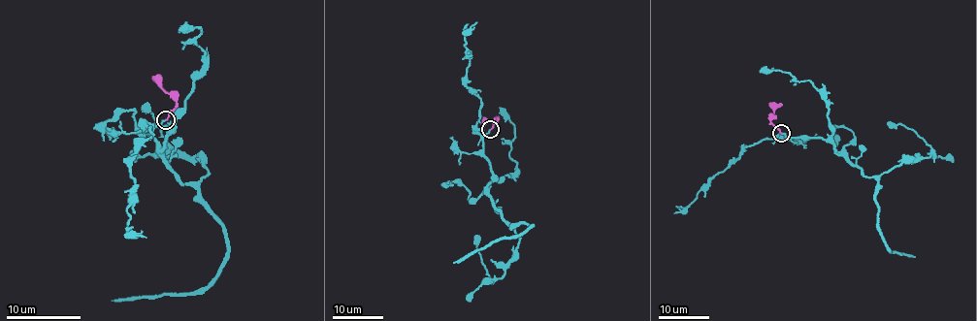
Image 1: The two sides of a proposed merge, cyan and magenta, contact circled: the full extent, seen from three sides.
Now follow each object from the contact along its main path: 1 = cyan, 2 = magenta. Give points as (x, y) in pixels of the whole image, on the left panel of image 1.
1: (166, 119), (154, 125), (168, 131), (168, 166), (222, 226), (227, 260), (188, 293), (112, 301)
2: (166, 119), (175, 101), (152, 77)

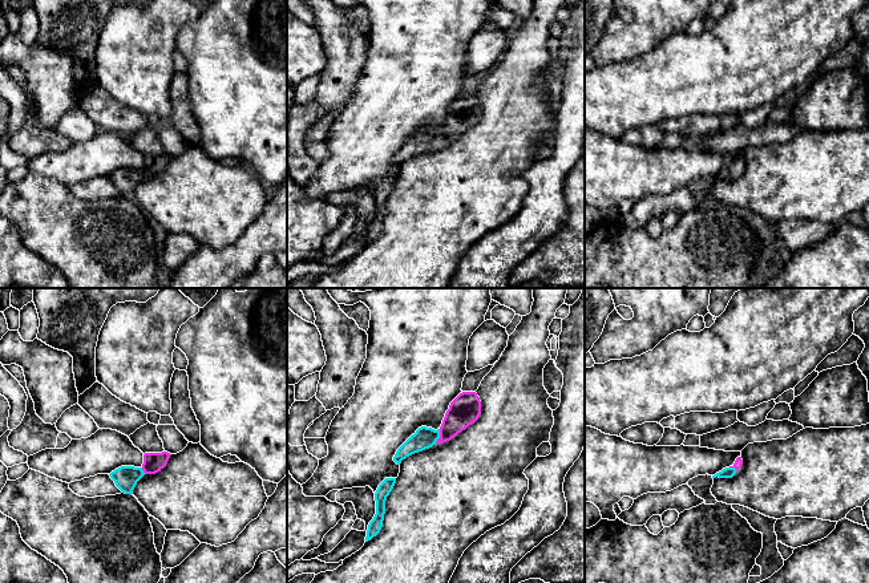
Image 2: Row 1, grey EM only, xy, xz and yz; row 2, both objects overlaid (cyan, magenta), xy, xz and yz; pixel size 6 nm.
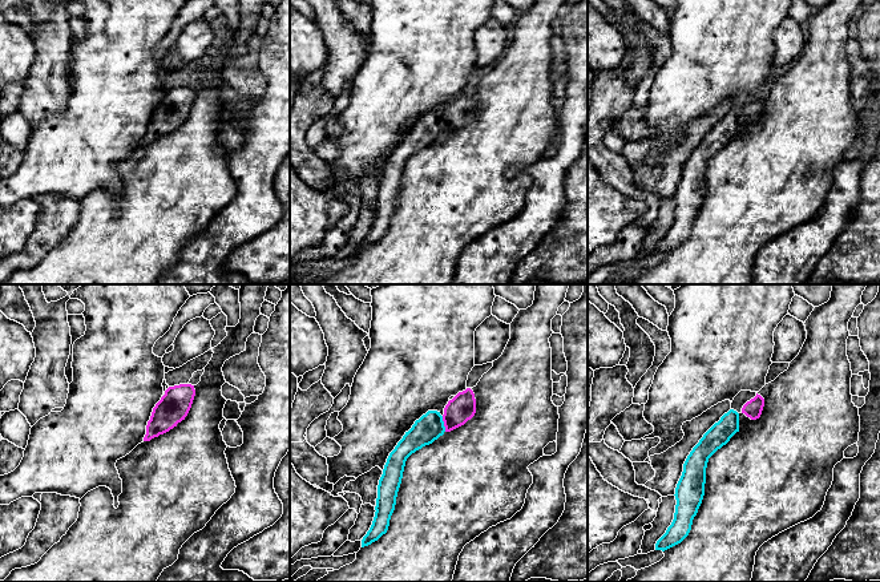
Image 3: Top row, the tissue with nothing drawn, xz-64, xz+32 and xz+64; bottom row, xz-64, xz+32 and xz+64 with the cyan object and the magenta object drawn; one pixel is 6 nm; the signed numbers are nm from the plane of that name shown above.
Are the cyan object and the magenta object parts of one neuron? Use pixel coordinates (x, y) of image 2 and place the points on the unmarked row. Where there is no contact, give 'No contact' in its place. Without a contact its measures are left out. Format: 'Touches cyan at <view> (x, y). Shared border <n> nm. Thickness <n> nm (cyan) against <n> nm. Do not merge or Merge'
Touches cyan at xz (439, 138). Shared border 90 nm. Thickness 130 nm (cyan) against 190 nm. Merge

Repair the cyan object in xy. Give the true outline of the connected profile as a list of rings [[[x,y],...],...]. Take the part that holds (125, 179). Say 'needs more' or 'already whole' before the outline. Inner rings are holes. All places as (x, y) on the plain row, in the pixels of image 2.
needs more; [[[162,154],[162,155],[145,155],[144,157],[144,166],[141,170],[134,169],[121,169],[112,174],[109,178],[114,183],[116,189],[125,197],[133,197],[133,193],[137,187],[137,185],[145,178],[145,177],[155,177],[161,174],[169,161],[170,155]]]

